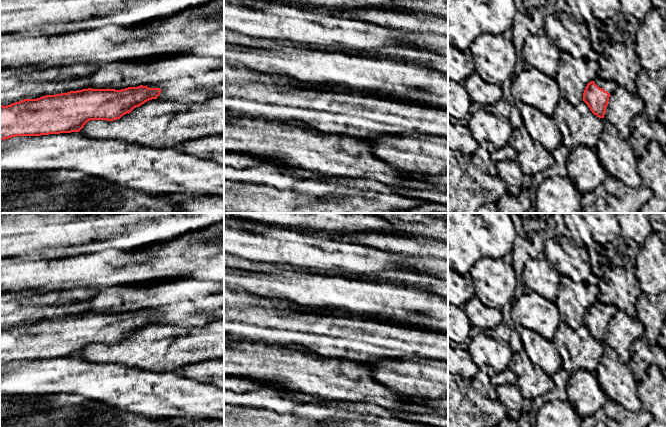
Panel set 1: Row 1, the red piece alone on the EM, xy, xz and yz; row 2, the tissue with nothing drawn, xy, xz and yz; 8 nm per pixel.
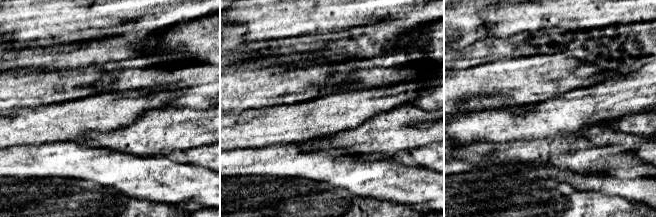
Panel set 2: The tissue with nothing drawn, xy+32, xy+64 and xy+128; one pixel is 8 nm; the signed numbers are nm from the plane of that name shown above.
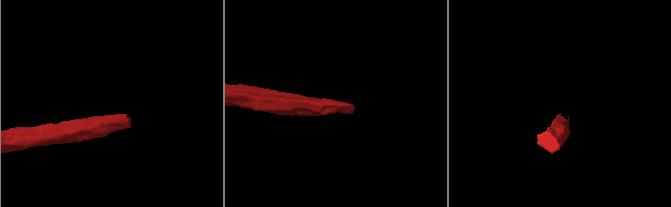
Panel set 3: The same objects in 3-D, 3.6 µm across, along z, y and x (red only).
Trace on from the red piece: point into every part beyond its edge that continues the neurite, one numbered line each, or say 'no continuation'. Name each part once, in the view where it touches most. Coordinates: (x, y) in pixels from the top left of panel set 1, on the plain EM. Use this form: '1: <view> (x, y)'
1: yz (608, 309)

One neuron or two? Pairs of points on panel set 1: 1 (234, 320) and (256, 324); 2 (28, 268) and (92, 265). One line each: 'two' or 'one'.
1: one
2: one

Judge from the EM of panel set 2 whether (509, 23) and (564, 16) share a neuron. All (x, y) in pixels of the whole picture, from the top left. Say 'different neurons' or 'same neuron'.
same neuron

